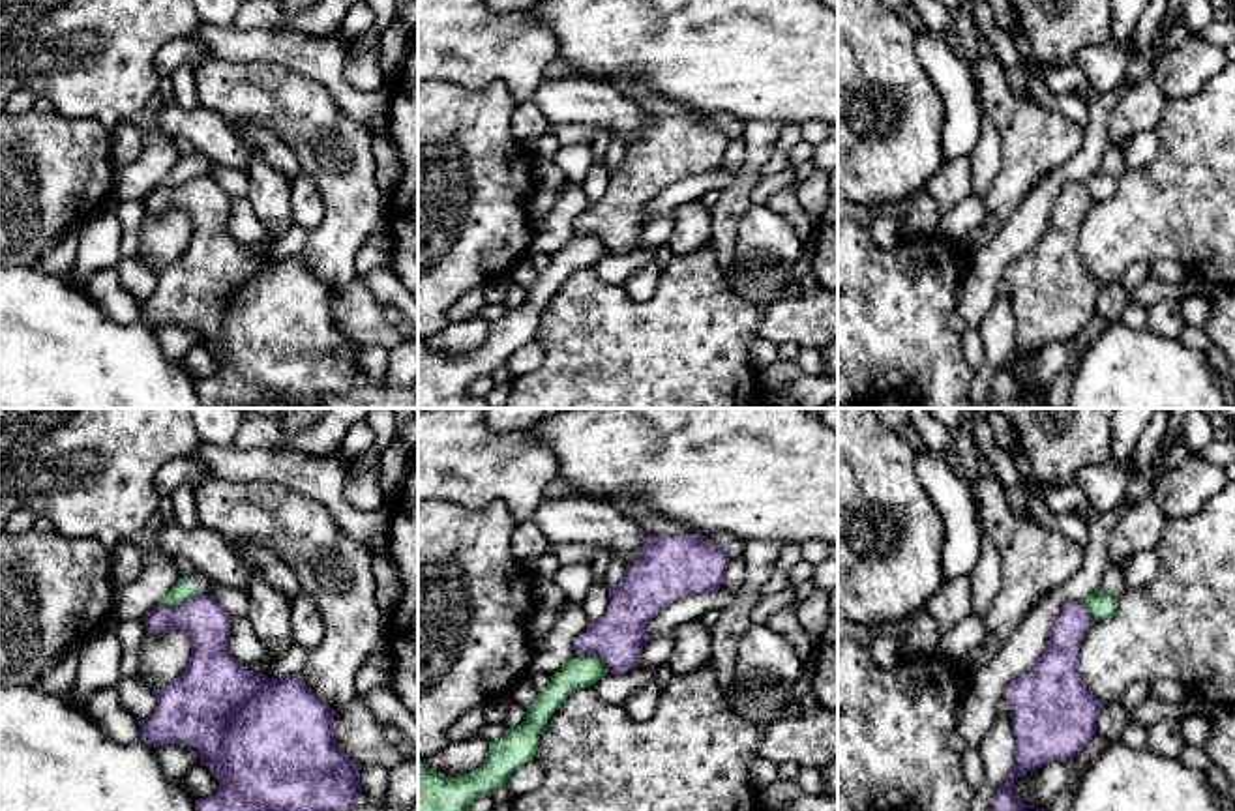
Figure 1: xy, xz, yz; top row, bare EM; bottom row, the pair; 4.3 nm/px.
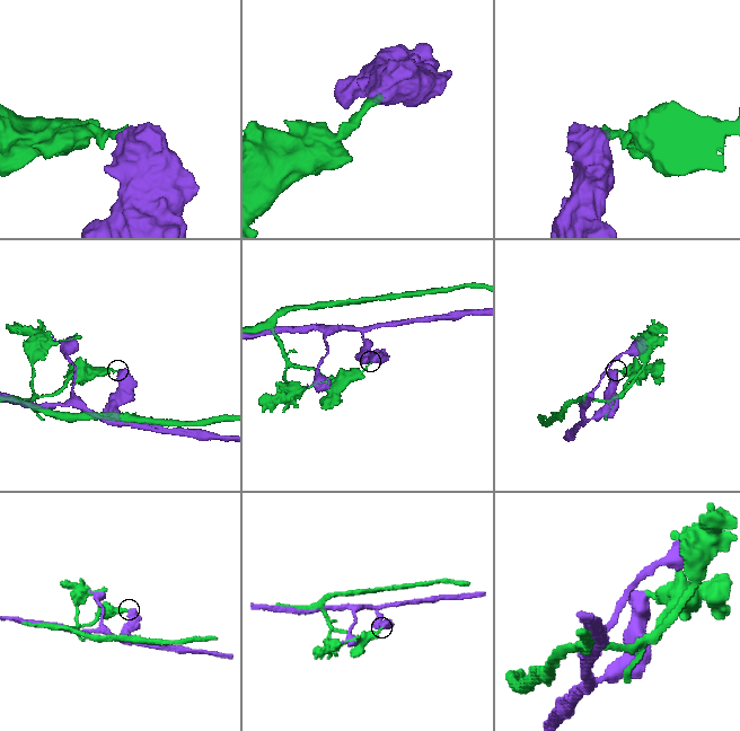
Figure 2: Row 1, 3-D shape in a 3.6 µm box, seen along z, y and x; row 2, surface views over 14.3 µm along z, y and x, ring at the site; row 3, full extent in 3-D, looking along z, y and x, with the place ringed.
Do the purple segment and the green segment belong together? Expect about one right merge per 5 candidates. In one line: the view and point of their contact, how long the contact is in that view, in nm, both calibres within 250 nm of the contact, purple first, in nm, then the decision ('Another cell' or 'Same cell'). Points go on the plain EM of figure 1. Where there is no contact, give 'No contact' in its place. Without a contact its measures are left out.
Touches purple at xy (178, 186). Shared border 190 nm. Thickness 190 nm (purple) against 90 nm. Another cell

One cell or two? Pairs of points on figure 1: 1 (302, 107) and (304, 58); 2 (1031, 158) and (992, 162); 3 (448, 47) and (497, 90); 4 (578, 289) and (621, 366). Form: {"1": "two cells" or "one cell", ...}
{"1": "two cells", "2": "two cells", "3": "two cells", "4": "one cell"}

